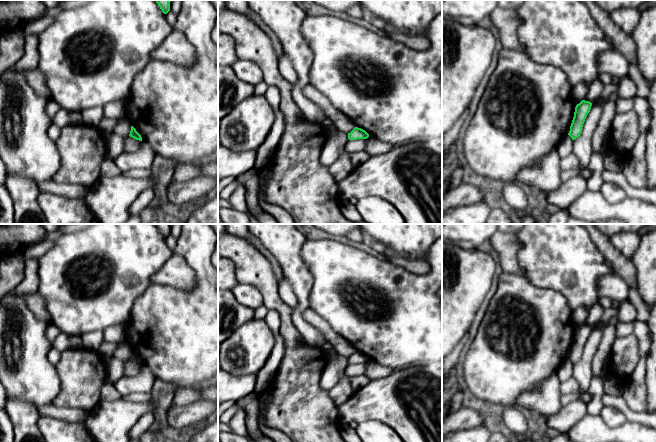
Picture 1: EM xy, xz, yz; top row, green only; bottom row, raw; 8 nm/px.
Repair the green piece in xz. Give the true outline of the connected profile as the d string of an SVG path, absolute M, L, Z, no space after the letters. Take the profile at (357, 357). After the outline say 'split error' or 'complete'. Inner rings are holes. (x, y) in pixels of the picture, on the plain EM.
M355 351L350 357L348 357L348 363L349 364L357 364L357 363L367 363L369 361L369 358L358 351Z; complete

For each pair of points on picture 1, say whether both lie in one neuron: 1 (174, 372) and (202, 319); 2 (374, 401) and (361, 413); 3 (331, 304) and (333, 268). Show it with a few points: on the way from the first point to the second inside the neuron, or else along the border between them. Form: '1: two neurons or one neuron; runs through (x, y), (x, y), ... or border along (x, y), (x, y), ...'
1: one neuron; runs through (174, 359), (174, 356), (198, 332)
2: one neuron; runs through (371, 403), (364, 410)
3: one neuron; runs through (333, 295), (333, 277)

